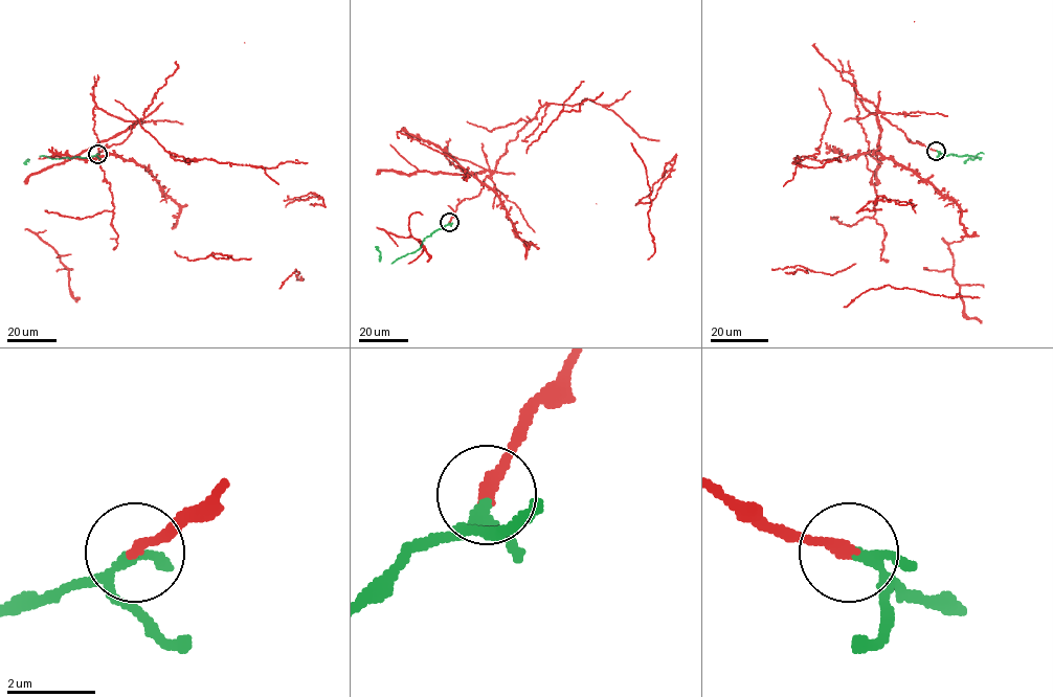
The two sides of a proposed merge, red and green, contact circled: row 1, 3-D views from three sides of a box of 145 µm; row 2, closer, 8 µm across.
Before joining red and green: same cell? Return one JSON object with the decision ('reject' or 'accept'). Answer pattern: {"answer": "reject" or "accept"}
{"answer": "reject"}

